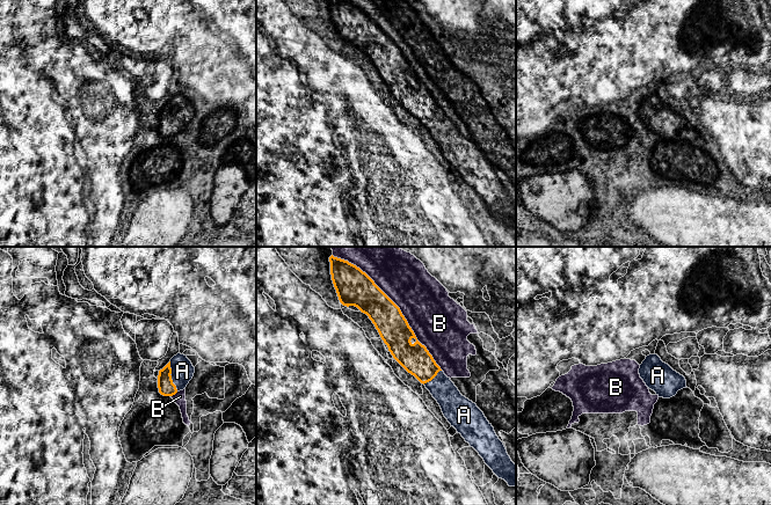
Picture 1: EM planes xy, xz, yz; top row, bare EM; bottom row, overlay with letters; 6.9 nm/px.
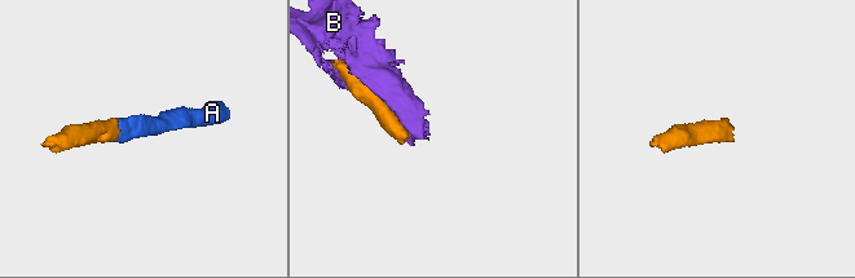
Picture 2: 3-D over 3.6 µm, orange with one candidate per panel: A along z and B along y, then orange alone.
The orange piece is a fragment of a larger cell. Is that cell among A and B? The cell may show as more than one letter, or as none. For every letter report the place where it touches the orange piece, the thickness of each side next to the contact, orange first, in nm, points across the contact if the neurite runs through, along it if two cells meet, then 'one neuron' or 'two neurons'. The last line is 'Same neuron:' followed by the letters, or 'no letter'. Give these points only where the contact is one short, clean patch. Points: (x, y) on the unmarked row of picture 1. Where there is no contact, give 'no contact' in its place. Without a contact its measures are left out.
A: xy (171, 117) | 110/160 nm | across xy (166, 127), (171, 117), (182, 111) | one neuron
B: xz (400, 51) | 220/360 nm | two neurons
Same neuron: A

